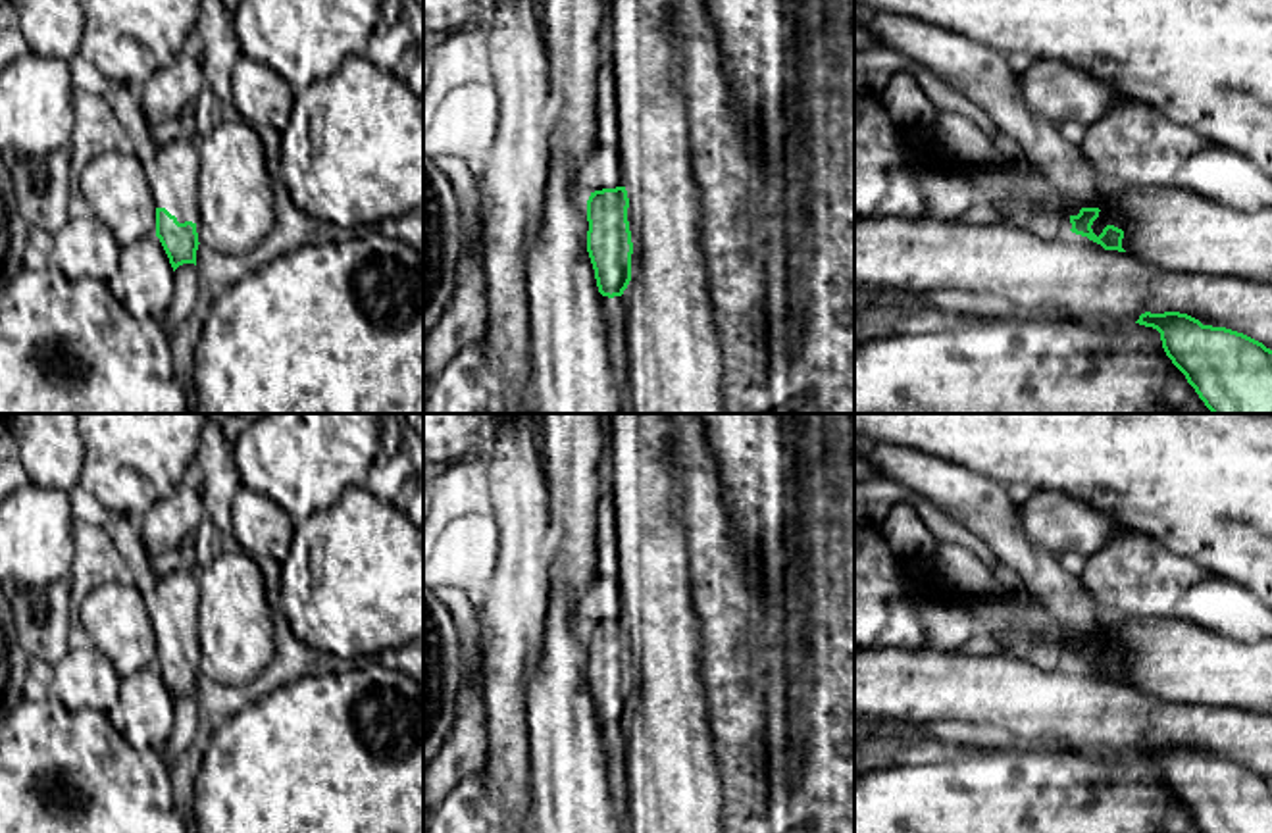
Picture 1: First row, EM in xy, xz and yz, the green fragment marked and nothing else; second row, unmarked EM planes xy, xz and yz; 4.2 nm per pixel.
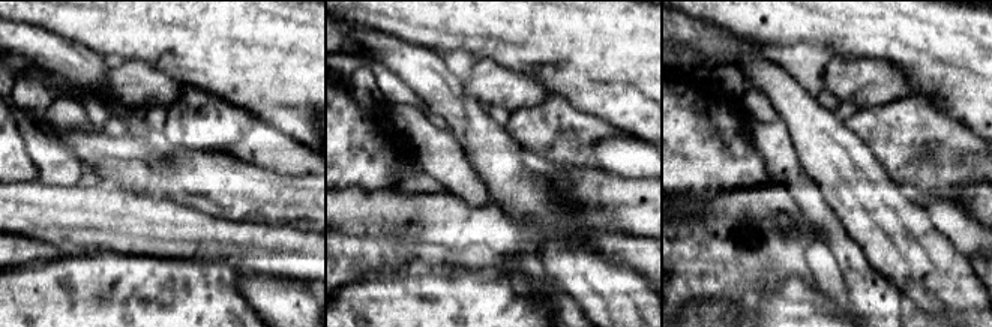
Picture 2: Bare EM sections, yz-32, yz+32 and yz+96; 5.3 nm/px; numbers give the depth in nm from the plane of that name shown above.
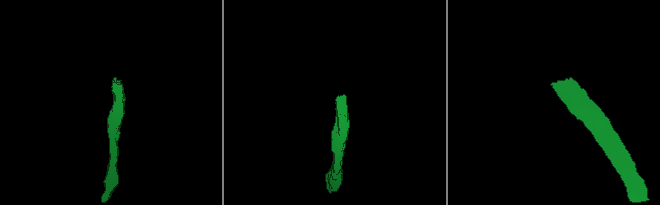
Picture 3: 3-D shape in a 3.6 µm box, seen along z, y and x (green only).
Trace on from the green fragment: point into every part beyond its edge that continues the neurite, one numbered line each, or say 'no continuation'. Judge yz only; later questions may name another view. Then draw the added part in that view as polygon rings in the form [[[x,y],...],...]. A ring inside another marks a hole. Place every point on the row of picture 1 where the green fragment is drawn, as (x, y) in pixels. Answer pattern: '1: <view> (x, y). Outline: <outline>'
1: yz (982, 74). Outline: [[[862,8],[860,21],[876,44],[897,50],[899,54],[924,65],[929,73],[941,77],[979,106],[1001,129],[1001,133],[1020,144],[1020,158],[1028,160],[1049,177],[1053,192],[1060,200],[1062,212],[1078,215],[1081,208],[1105,206],[1105,181],[1093,173],[1091,165],[1081,156],[1081,150],[1060,137],[1053,119],[1026,106],[1016,75],[1010,71],[1005,54],[910,15]]]

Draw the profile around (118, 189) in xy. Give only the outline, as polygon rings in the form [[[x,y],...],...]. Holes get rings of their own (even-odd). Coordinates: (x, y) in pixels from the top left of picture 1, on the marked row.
[[[110,150],[90,160],[81,171],[79,192],[119,246],[156,235],[150,175],[133,150]]]

